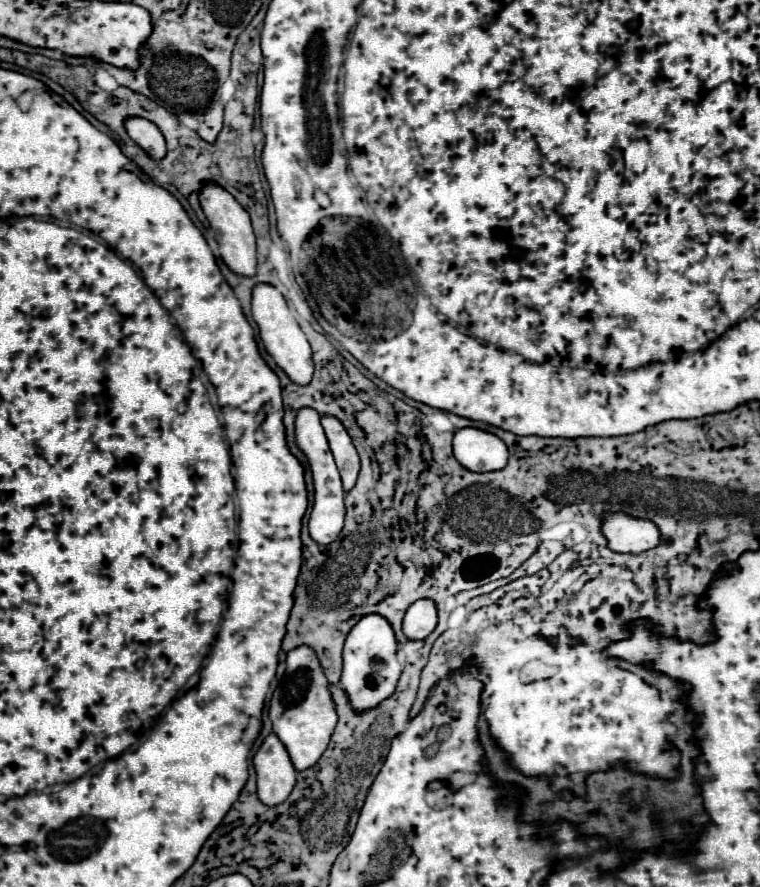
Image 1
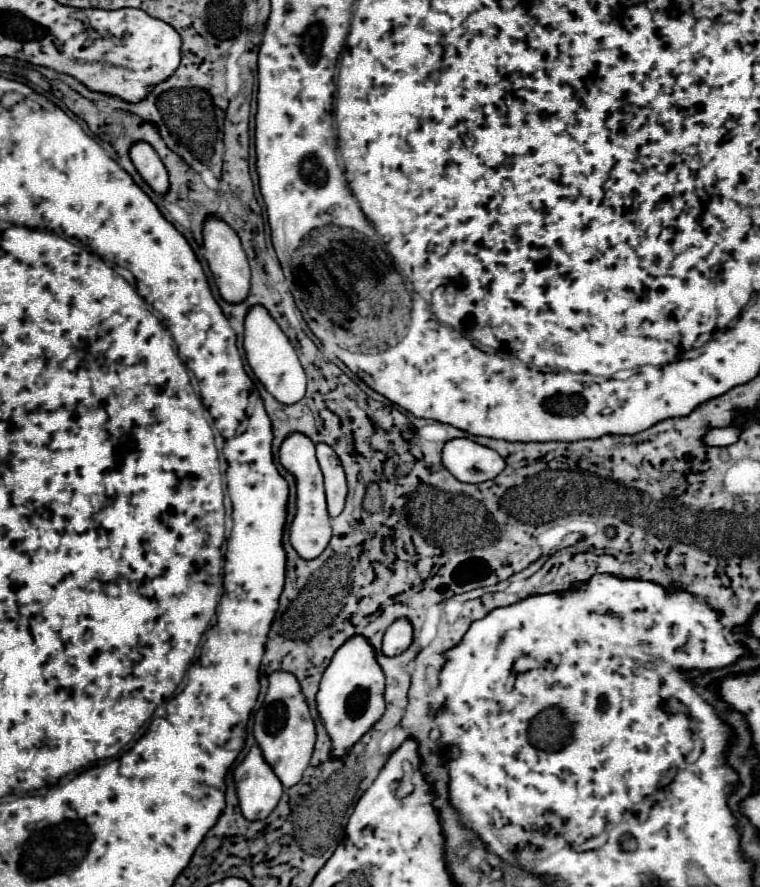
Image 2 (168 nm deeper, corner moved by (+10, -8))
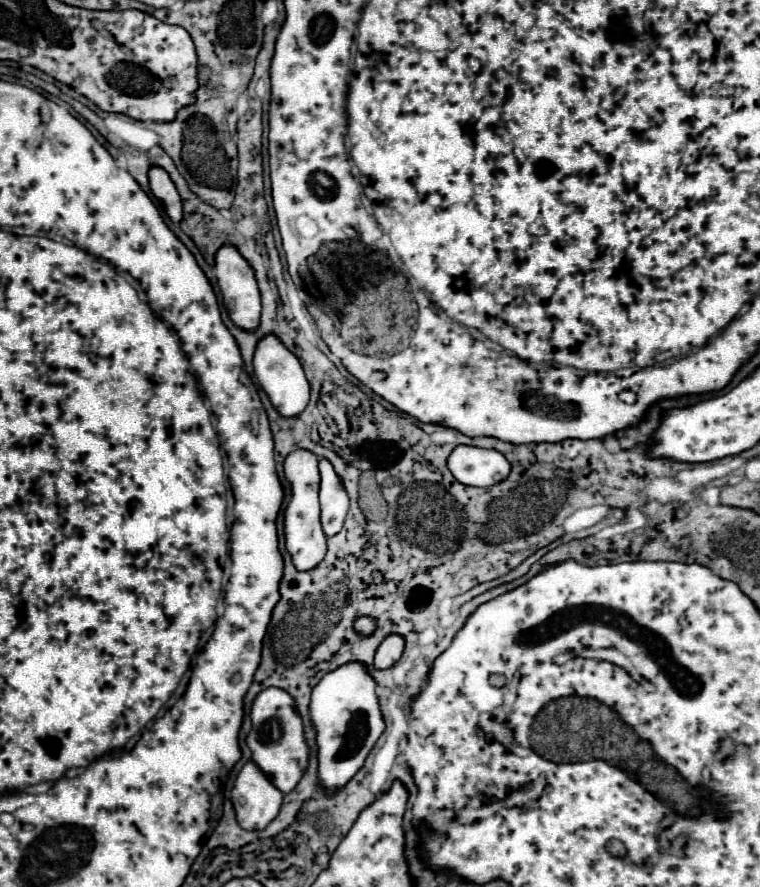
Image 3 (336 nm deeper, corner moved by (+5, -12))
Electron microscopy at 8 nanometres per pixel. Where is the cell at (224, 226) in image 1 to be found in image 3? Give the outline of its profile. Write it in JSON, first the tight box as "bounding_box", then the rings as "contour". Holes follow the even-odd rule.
{"bounding_box":[215,245,261,331],"contour":[[[221,245],[217,255],[215,255],[215,275],[217,283],[223,295],[223,305],[229,311],[231,321],[247,331],[255,331],[259,325],[259,313],[261,313],[261,297],[259,297],[259,287],[255,281],[255,271],[247,263],[247,259],[237,251],[233,245]]]}

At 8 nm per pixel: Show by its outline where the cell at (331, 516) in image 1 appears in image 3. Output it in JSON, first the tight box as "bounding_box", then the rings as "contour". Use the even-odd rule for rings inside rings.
{"bounding_box":[283,449,327,571],"contour":[[[295,449],[293,453],[287,455],[285,465],[283,465],[285,477],[293,489],[291,503],[285,509],[285,545],[293,557],[293,565],[299,571],[309,571],[317,567],[325,559],[325,553],[327,553],[327,537],[321,527],[321,505],[319,505],[321,475],[319,475],[317,463],[319,459],[311,451]]]}

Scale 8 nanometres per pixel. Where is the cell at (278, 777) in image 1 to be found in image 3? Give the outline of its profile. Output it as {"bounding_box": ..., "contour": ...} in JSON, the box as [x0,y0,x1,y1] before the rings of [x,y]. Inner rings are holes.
{"bounding_box":[231,763,281,829],"contour":[[[245,763],[235,779],[231,801],[237,821],[243,829],[265,829],[281,809],[281,791],[269,783],[269,777],[253,763]]]}

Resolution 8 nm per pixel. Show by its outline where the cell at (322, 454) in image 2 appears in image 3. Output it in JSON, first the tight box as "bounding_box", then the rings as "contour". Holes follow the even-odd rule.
{"bounding_box":[319,459,349,537],"contour":[[[329,459],[319,461],[319,471],[321,471],[321,525],[327,537],[335,535],[341,531],[347,509],[349,509],[349,497],[347,491],[341,483],[341,477],[335,473],[333,465]]]}

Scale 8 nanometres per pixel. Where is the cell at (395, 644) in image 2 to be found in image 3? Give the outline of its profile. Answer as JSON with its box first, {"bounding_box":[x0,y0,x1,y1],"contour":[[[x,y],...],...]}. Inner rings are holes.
{"bounding_box":[375,635,405,669],"contour":[[[389,635],[375,653],[375,667],[377,669],[391,667],[395,661],[399,661],[403,649],[405,649],[405,639],[401,635]]]}

